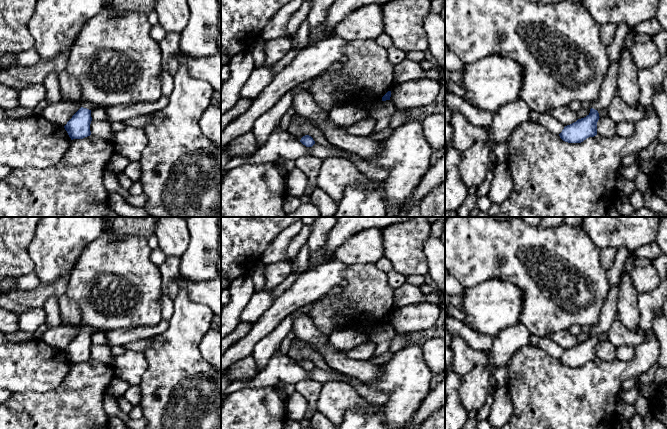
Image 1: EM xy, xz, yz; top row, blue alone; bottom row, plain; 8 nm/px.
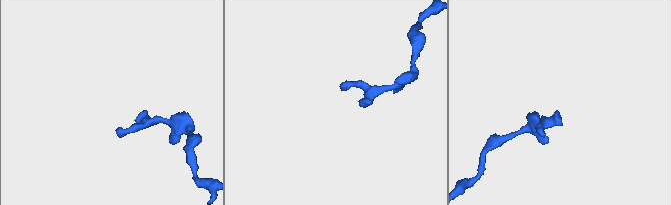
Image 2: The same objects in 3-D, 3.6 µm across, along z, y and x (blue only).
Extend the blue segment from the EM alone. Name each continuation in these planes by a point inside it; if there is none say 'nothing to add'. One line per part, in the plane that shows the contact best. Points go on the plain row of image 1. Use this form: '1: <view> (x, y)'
1: xy (85, 328)

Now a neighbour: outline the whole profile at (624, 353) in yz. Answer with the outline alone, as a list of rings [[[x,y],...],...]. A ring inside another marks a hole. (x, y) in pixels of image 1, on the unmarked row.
[[[622,345],[617,347],[616,359],[622,362],[630,361],[634,358],[636,347],[633,345]]]

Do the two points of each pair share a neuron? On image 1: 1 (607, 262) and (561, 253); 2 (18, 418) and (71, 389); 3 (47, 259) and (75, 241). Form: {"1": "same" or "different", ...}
{"1": "different", "2": "same", "3": "same"}

